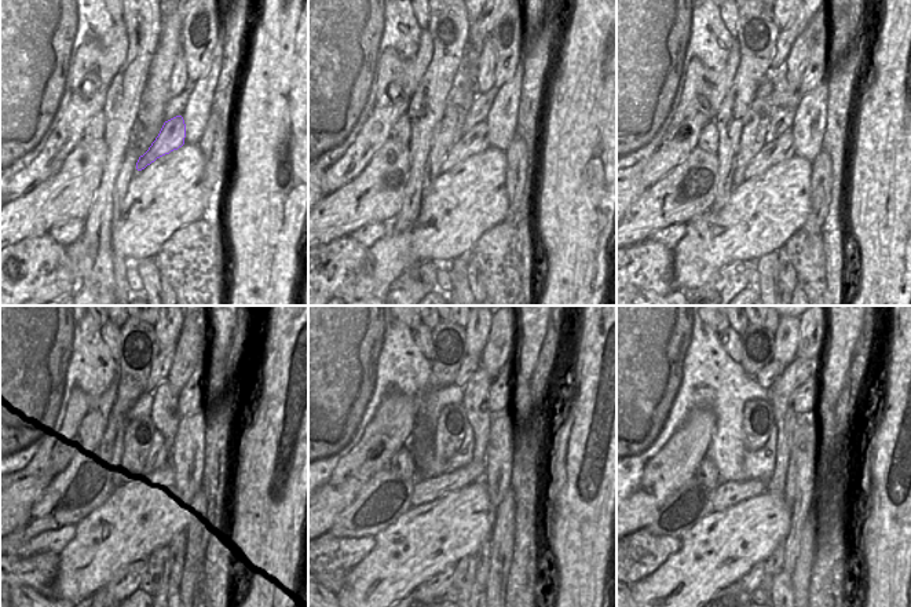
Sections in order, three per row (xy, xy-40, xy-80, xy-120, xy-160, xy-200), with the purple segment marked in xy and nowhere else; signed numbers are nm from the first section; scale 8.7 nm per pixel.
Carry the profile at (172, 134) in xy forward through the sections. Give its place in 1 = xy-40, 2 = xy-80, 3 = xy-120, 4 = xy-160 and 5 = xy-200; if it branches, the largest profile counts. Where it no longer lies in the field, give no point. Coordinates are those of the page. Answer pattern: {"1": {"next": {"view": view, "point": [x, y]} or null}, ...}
{"1": {"next": {"view": "xy-40", "point": [475, 141]}}, "2": {"next": {"view": "xy-80", "point": [782, 147]}}, "3": {"next": {"view": "xy-120", "point": [161, 465]}}, "4": {"next": {"view": "xy-160", "point": [425, 490]}}, "5": {"next": {"view": "xy-200", "point": [725, 494]}}}

